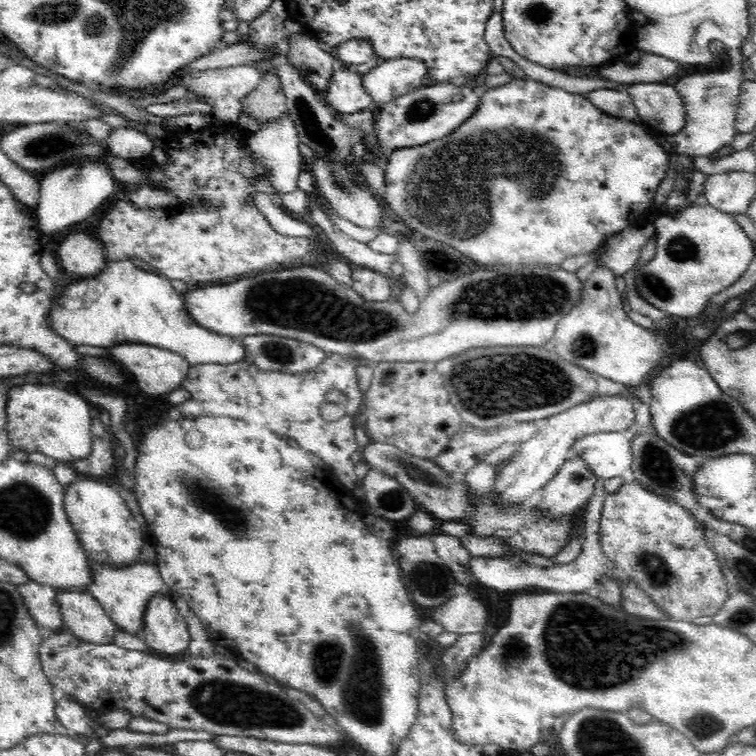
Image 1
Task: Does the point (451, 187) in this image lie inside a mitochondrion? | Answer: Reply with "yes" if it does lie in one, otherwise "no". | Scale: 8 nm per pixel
yes

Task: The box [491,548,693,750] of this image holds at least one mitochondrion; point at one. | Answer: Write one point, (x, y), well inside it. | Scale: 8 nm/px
(519, 656)

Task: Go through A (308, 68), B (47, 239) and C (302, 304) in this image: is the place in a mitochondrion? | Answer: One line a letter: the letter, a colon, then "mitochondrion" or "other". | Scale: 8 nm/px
A: mitochondrion
B: other
C: mitochondrion

